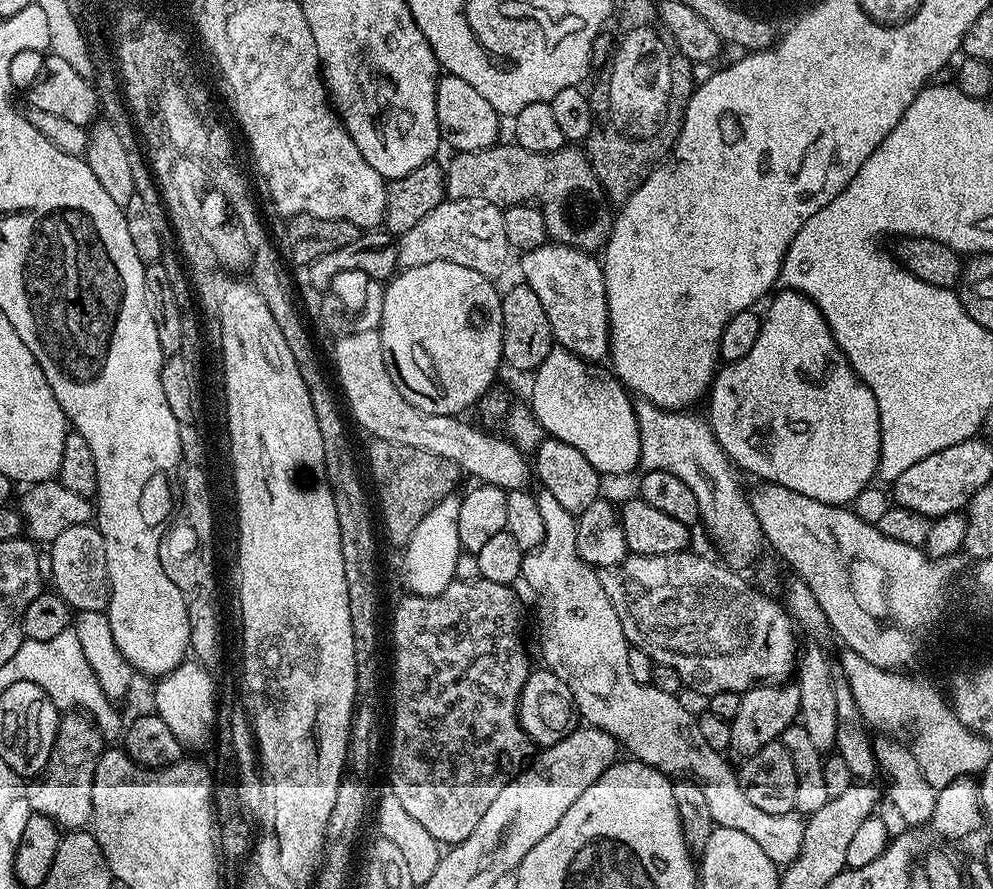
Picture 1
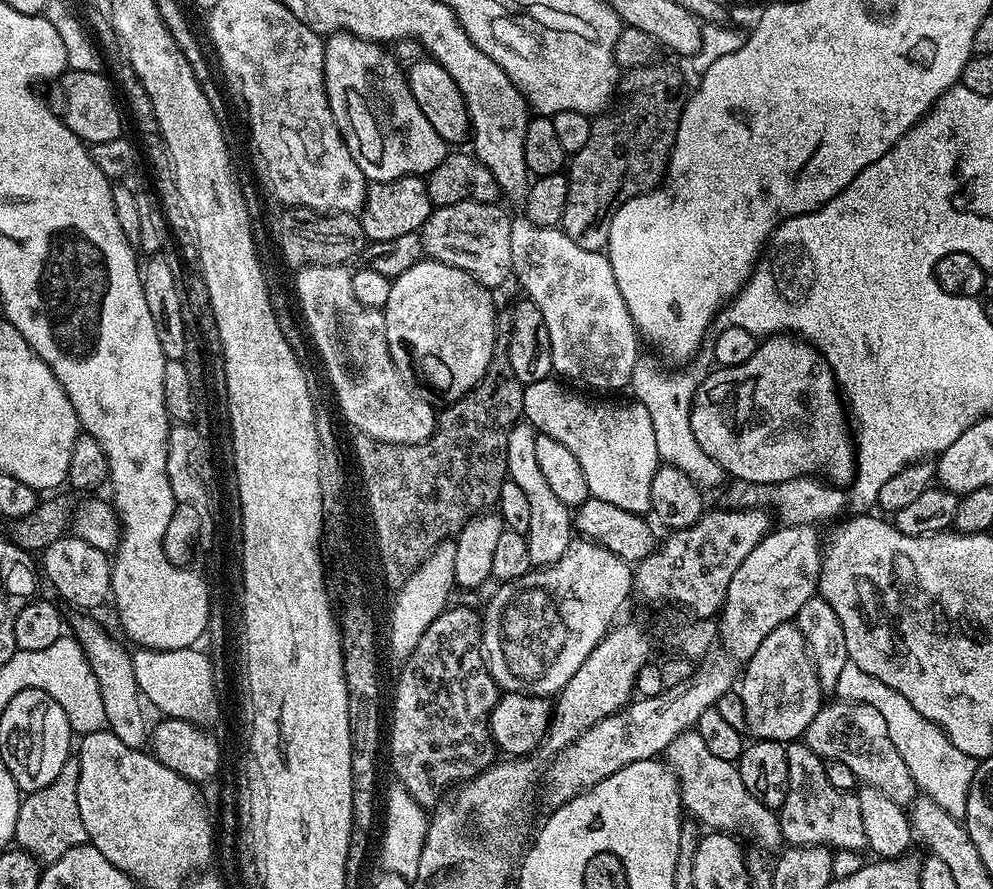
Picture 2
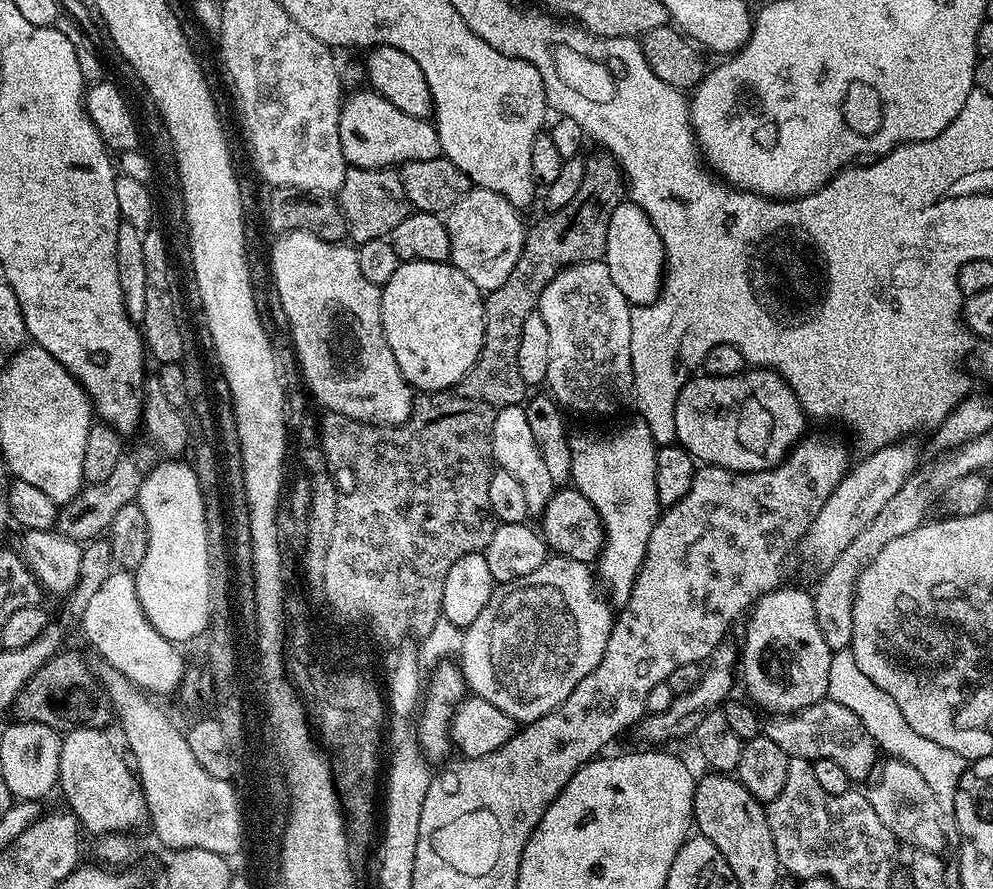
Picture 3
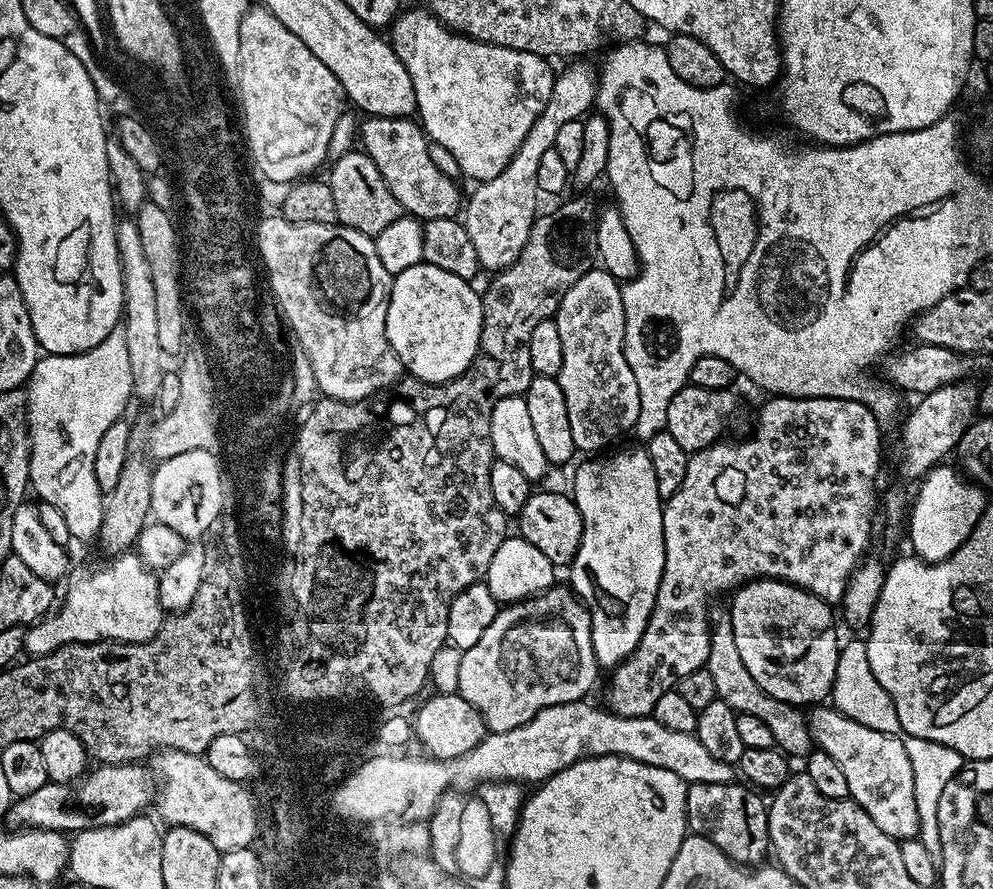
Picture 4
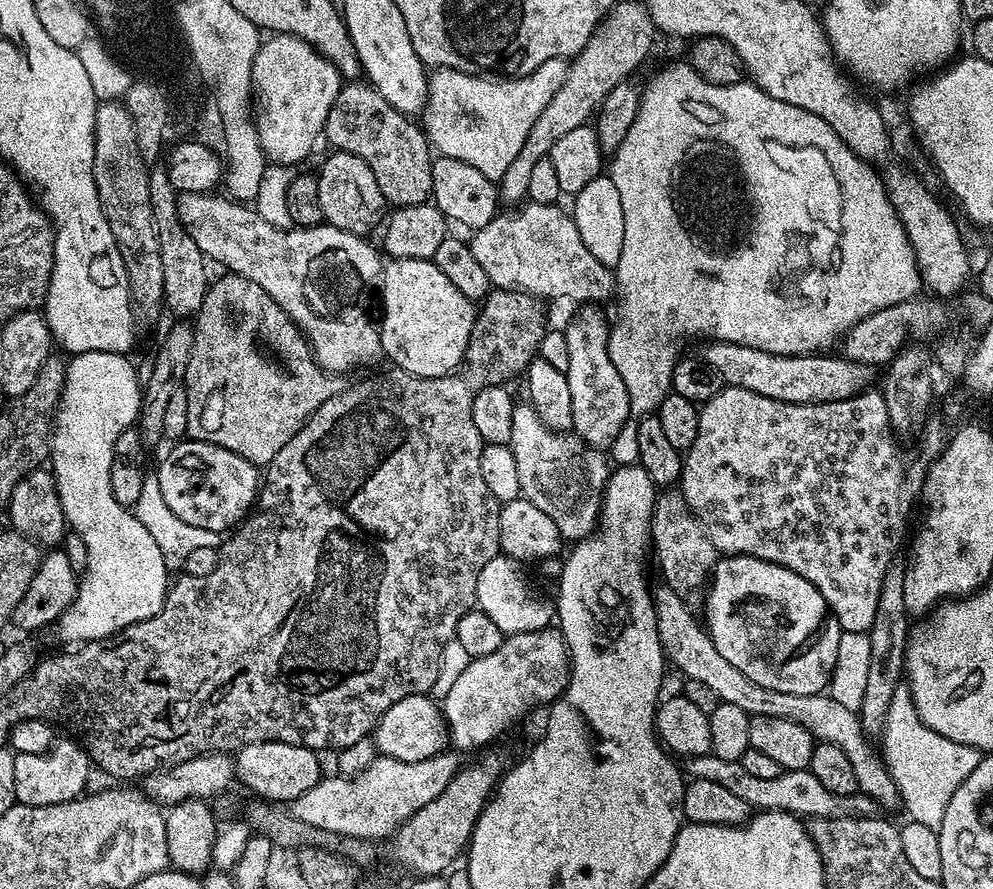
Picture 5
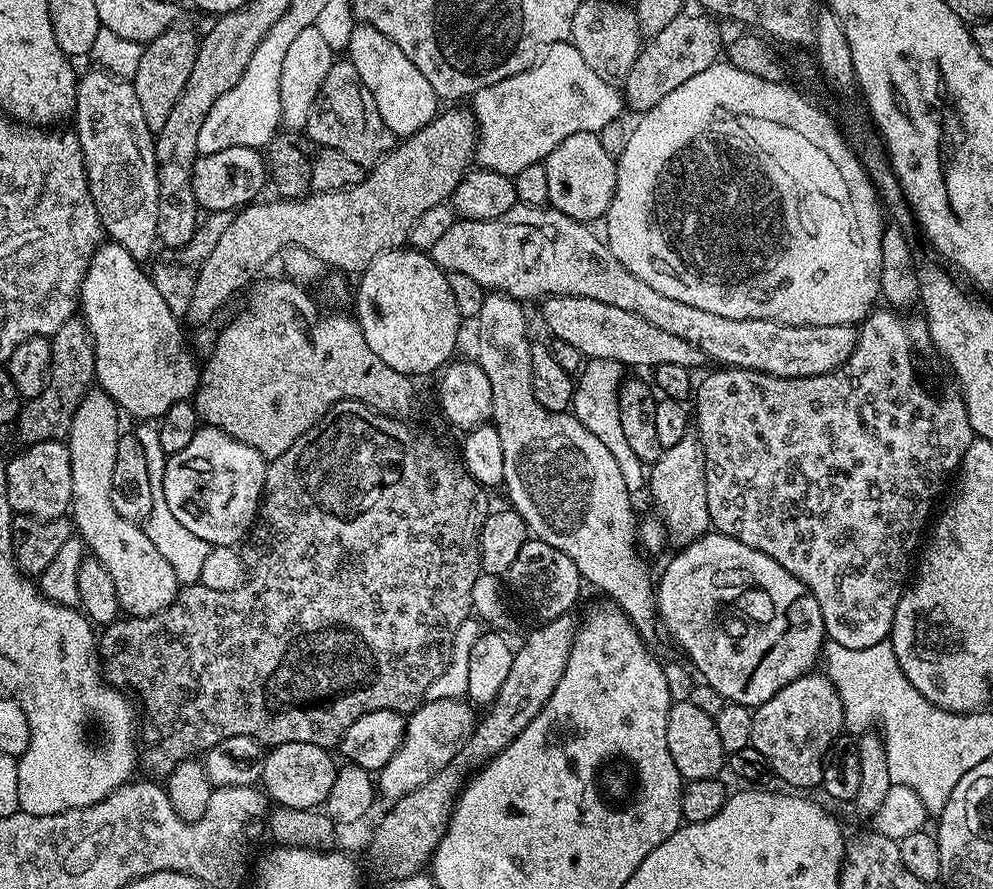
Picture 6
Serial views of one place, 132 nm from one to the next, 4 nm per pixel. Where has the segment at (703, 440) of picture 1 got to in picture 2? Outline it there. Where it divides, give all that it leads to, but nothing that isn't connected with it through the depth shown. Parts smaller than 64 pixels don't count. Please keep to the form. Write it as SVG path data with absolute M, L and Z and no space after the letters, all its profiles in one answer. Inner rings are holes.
M642 354L636 360L632 375L631 391L636 391L638 403L646 406L648 420L654 422L654 442L656 455L661 461L678 470L682 474L690 474L696 484L700 481L700 464L708 464L708 455L698 446L694 434L687 422L676 424L676 404L691 405L692 396L696 392L696 385L701 379L702 371L696 362L689 363L681 372L660 372L661 361L652 354ZM649 355L649 356L648 356ZM689 367L689 368L688 368Z

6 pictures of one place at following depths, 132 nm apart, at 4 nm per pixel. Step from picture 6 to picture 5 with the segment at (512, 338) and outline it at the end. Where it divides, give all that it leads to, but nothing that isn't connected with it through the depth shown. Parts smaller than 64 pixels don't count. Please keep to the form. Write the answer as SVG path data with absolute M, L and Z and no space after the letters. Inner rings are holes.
M527 402L517 403L512 409L510 447L518 466L521 497L554 518L554 526L558 526L565 541L579 542L591 537L598 527L600 501L608 485L609 457L601 449L591 448L573 431L550 430ZM660 586L654 597L656 606L656 634L658 643L664 650L664 655L681 672L684 680L706 682L714 694L725 704L738 706L746 710L749 716L769 716L770 718L786 718L790 722L798 722L810 730L810 734L817 741L834 742L844 751L851 764L854 765L854 775L858 777L858 789L868 796L881 809L897 807L900 804L898 786L894 782L884 757L878 751L873 741L860 725L860 717L855 711L842 702L838 702L835 695L821 694L782 694L778 690L766 690L766 686L758 686L742 670L734 670L708 637L705 625L699 619L695 620L693 609L674 594L667 586Z

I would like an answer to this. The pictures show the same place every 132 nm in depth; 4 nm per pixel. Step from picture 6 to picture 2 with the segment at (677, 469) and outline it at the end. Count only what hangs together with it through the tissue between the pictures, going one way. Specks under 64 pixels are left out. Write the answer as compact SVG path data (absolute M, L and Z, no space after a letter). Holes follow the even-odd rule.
M851 702L835 703L825 703L818 710L818 714L814 714L814 722L810 722L810 726L804 731L803 744L810 750L814 750L814 754L818 754L825 762L833 760L850 766L850 770L854 770L856 779L861 785L882 790L882 794L886 794L890 802L901 806L911 805L918 795L918 789L914 778L910 778L910 769L906 767L906 762L902 762L902 754L898 754L894 742L890 742L890 730L886 730L886 722L882 719L882 714L878 714L878 710L874 710L874 706L870 705Z

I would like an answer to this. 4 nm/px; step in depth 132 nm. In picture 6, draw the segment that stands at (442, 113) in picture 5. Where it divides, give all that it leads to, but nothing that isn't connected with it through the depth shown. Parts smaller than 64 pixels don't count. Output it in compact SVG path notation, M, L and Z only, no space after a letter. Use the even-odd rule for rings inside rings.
M571 42L562 44L553 44L547 52L541 55L540 59L536 61L532 67L526 69L524 72L519 72L517 76L506 78L502 82L498 82L489 88L478 90L470 97L470 111L476 118L476 155L474 157L475 163L481 168L489 168L503 176L516 177L522 170L526 170L526 166L534 166L541 163L545 156L549 156L554 150L554 146L558 146L558 142L566 142L566 138L570 138L570 134L578 134L579 132L594 132L597 134L603 133L603 128L608 128L620 116L620 111L625 111L626 105L621 89L614 85L608 85L602 81L597 74L594 74L586 64L582 55Z

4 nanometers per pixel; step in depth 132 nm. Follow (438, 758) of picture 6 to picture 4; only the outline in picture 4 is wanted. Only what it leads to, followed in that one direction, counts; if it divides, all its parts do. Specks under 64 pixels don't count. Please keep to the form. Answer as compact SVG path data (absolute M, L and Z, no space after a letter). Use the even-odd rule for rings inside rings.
M550 587L519 603L501 607L490 626L486 626L482 638L478 638L470 650L460 653L462 666L458 666L456 692L480 712L488 732L514 730L514 726L530 722L530 718L546 706L583 700L596 684L598 665L590 634L590 613L576 599L571 587L560 587Z

